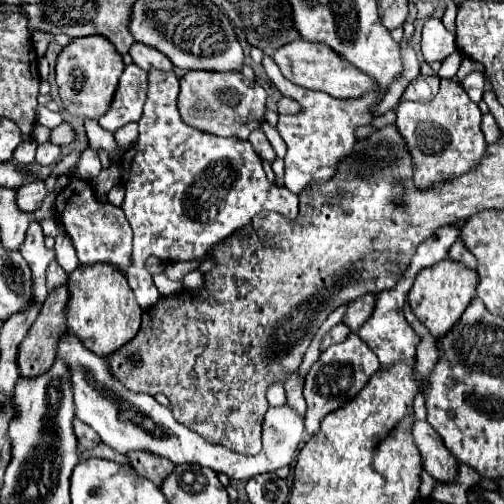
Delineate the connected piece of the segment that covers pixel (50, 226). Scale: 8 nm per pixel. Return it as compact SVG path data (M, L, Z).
M47 218L47 220L41 220L41 226L43 226L43 232L45 236L57 236L63 232L63 226L59 220L55 218Z

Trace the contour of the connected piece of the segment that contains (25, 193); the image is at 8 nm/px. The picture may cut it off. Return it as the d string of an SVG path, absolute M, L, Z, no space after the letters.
M37 180L37 182L29 182L23 188L17 190L17 206L23 212L33 212L41 206L43 198L45 198L47 190L45 190L45 182Z

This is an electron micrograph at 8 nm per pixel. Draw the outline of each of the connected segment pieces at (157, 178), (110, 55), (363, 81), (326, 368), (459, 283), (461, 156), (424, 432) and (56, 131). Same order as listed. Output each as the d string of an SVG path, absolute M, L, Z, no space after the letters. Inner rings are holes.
M173 70L149 72L149 96L143 108L143 116L139 120L139 140L131 150L123 154L121 164L125 186L125 200L121 208L133 231L132 263L126 276L143 310L153 306L155 300L161 296L153 284L151 274L145 268L147 256L155 254L167 263L189 261L191 257L203 256L206 253L206 244L216 244L231 236L235 230L247 226L251 218L261 210L279 212L286 218L295 218L299 212L297 194L289 192L285 186L277 186L267 180L261 158L247 140L217 138L213 134L205 134L187 126L177 110L177 94L179 78Z
M101 36L75 38L67 48L63 48L55 66L59 98L65 106L65 112L81 118L95 118L95 120L101 118L111 106L123 68L125 64L121 54L115 50L115 46L111 46L107 38Z
M295 40L291 44L281 46L275 52L273 60L281 68L283 76L287 80L291 80L293 84L309 88L309 90L325 92L333 98L361 98L363 94L377 90L377 86L369 74L363 74L357 66L353 66L341 54L335 54L335 50L331 50L329 46L323 46L323 44L315 44L315 42L307 42L307 40Z
M349 334L343 342L329 346L321 352L319 360L311 366L307 378L303 396L307 400L307 414L305 414L305 430L309 436L313 436L319 430L319 422L333 410L347 404L351 398L357 396L357 392L369 382L371 374L375 374L381 368L377 356L373 350L357 336Z
M445 258L443 262L431 266L427 270L421 270L417 274L407 298L409 298L409 306L411 306L413 314L417 316L417 320L427 326L427 330L431 332L431 336L435 340L439 340L453 328L453 324L457 324L461 314L473 300L475 288L477 288L477 272L465 268L459 262Z
M441 80L437 96L429 104L401 100L397 106L397 118L397 128L413 156L415 186L419 188L469 172L477 166L487 148L481 132L481 110L455 80Z
M415 422L413 424L413 438L415 444L423 456L425 470L437 480L437 482L453 482L457 480L459 464L455 462L455 456L445 448L439 434L433 430L429 422Z
M67 122L59 124L59 126L53 128L51 134L49 134L49 142L51 142L51 144L67 146L67 144L71 144L73 140L75 140L75 130L73 130L73 126L67 124Z

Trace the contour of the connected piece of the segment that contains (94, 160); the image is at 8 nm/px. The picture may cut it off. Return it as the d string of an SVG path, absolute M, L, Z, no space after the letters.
M85 148L85 152L81 154L79 162L77 162L77 174L81 178L87 178L87 180L93 180L97 178L101 172L101 162L99 162L99 154L91 148Z

